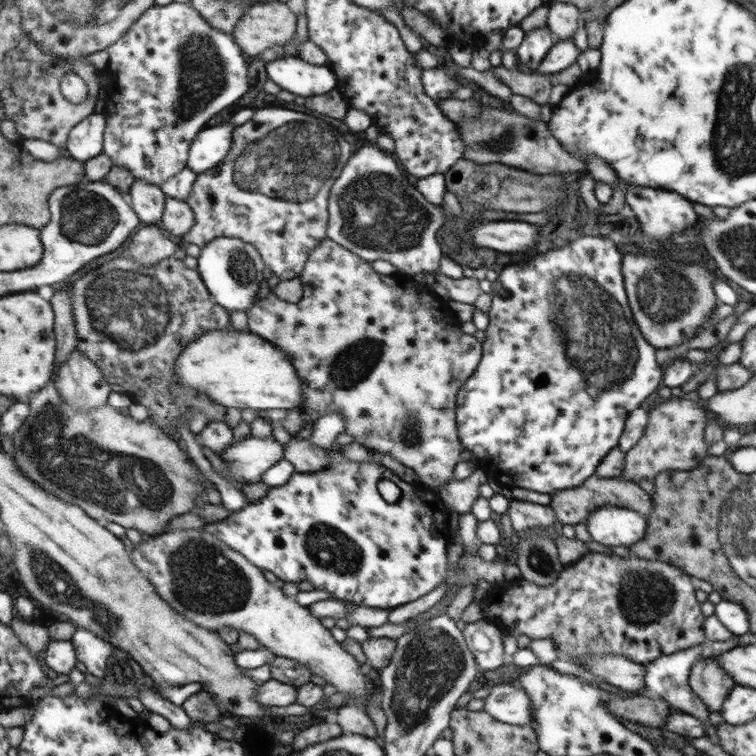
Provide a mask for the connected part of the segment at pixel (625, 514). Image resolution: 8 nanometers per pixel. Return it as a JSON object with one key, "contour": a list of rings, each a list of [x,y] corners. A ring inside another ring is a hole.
{"contour":[[[602,506],[586,522],[594,542],[606,546],[629,546],[647,534],[647,517],[626,507]]]}

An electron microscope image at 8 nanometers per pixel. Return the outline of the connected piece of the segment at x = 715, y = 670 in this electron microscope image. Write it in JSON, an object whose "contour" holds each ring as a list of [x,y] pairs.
{"contour":[[[698,659],[689,674],[690,686],[694,694],[707,706],[709,713],[721,712],[728,692],[734,686],[734,678],[714,659]]]}

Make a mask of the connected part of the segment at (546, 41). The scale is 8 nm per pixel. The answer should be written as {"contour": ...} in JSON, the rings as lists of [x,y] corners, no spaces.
{"contour":[[[547,26],[532,30],[523,36],[520,46],[514,51],[520,66],[527,72],[536,72],[538,65],[545,59],[546,54],[555,43]]]}

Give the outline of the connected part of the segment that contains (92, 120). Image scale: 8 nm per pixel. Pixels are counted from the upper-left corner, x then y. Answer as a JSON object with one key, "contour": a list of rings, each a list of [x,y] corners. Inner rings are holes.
{"contour":[[[94,113],[71,132],[65,151],[85,163],[99,157],[105,152],[108,124],[107,115]]]}

